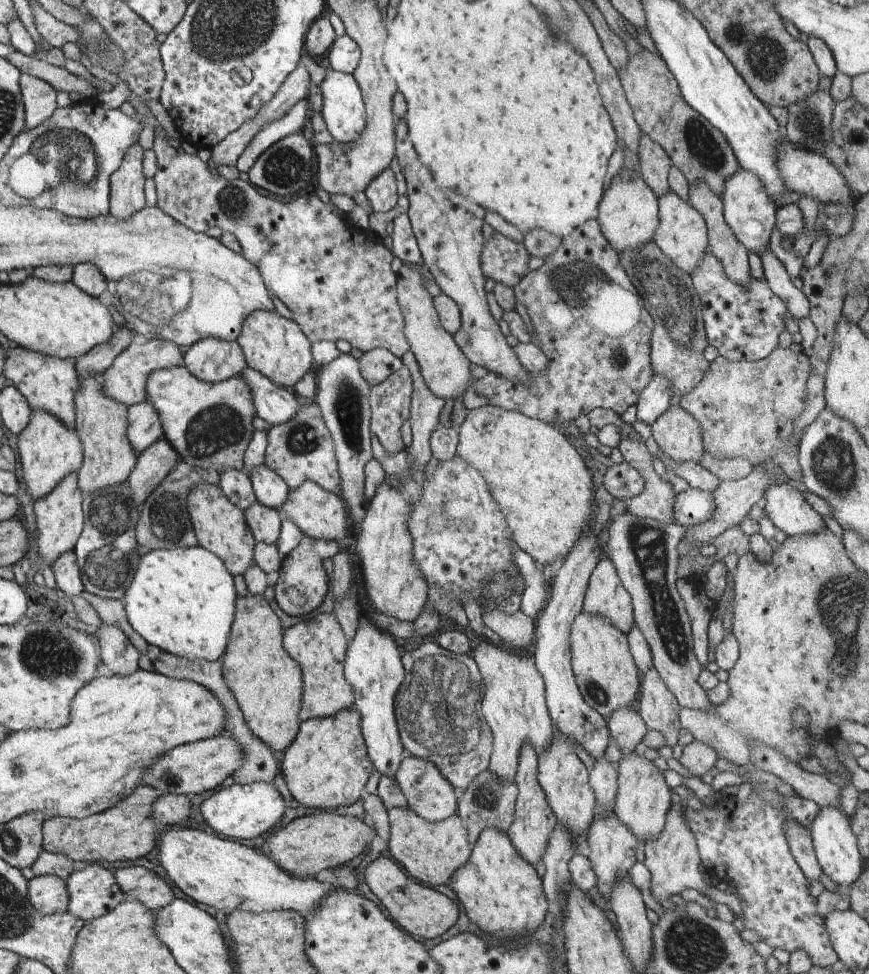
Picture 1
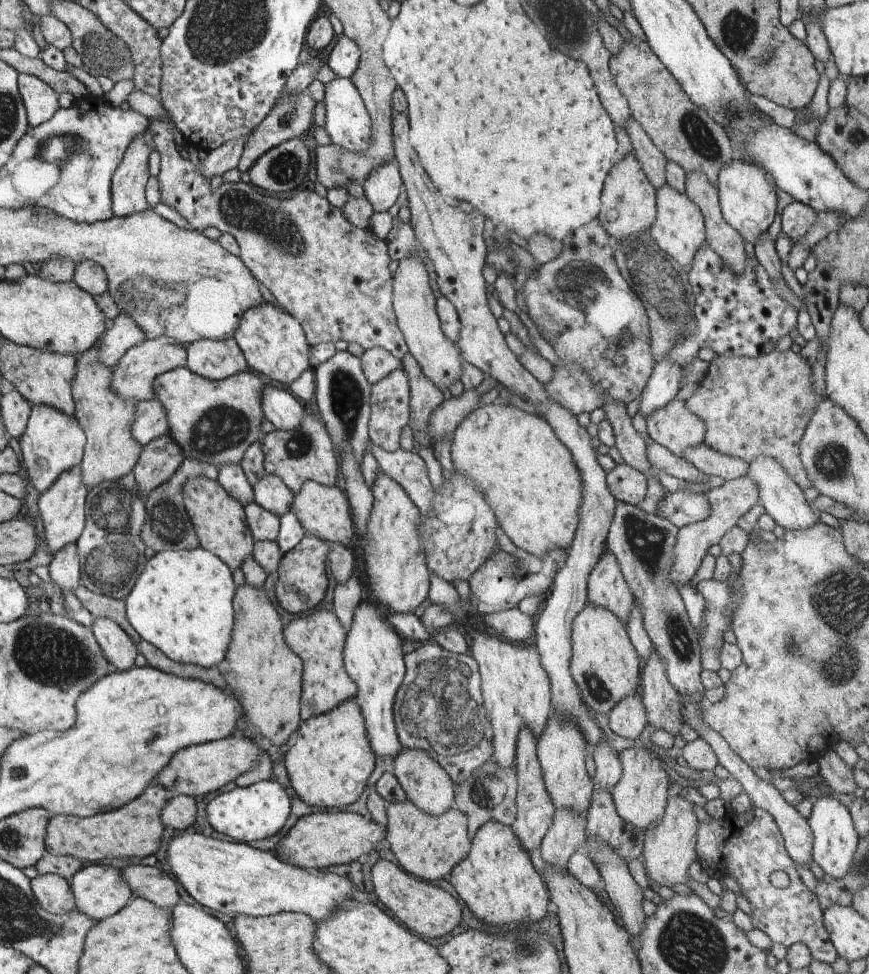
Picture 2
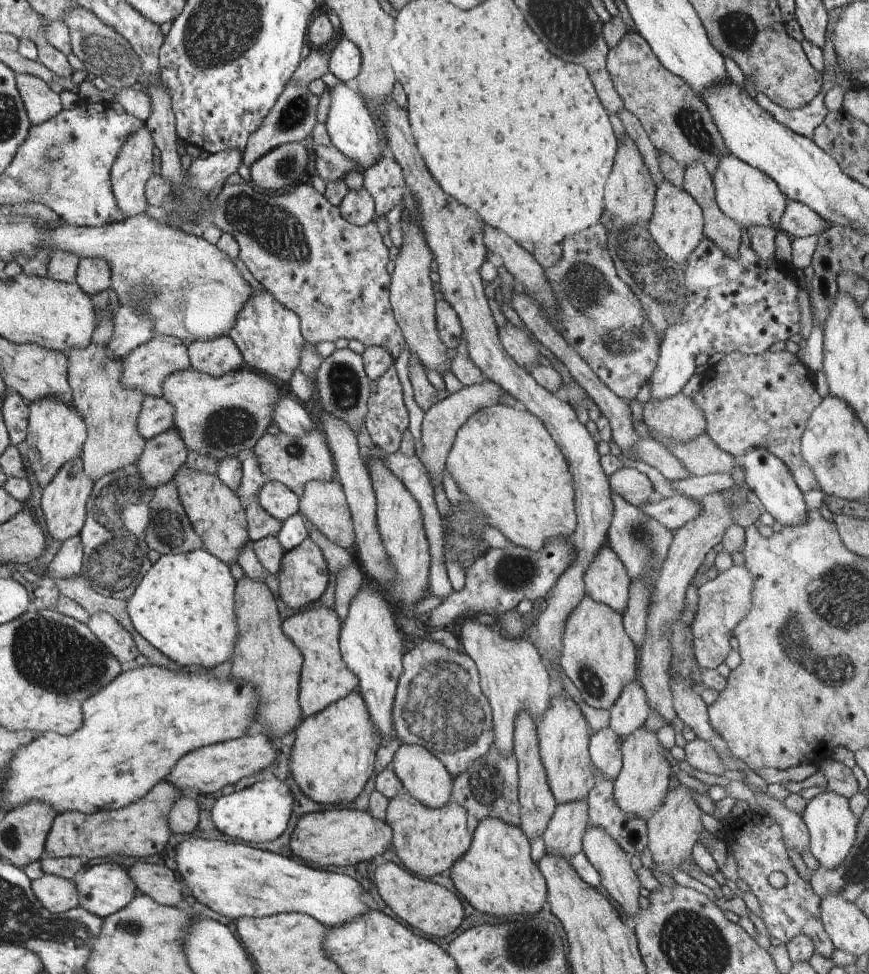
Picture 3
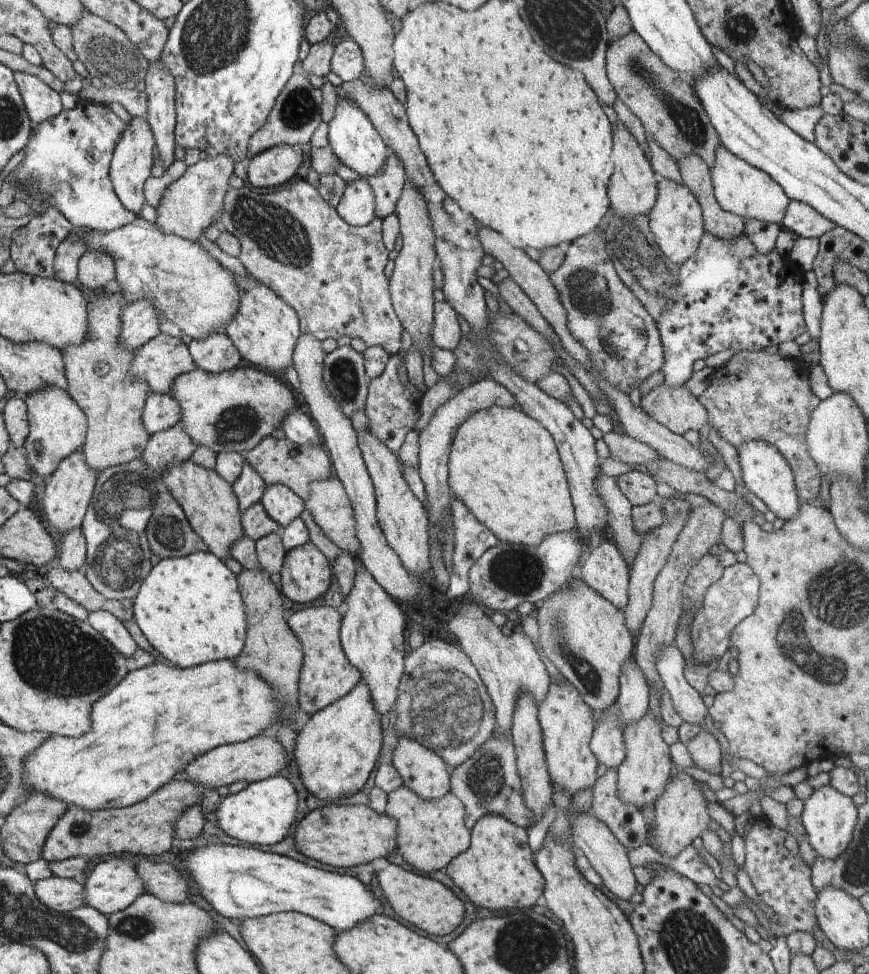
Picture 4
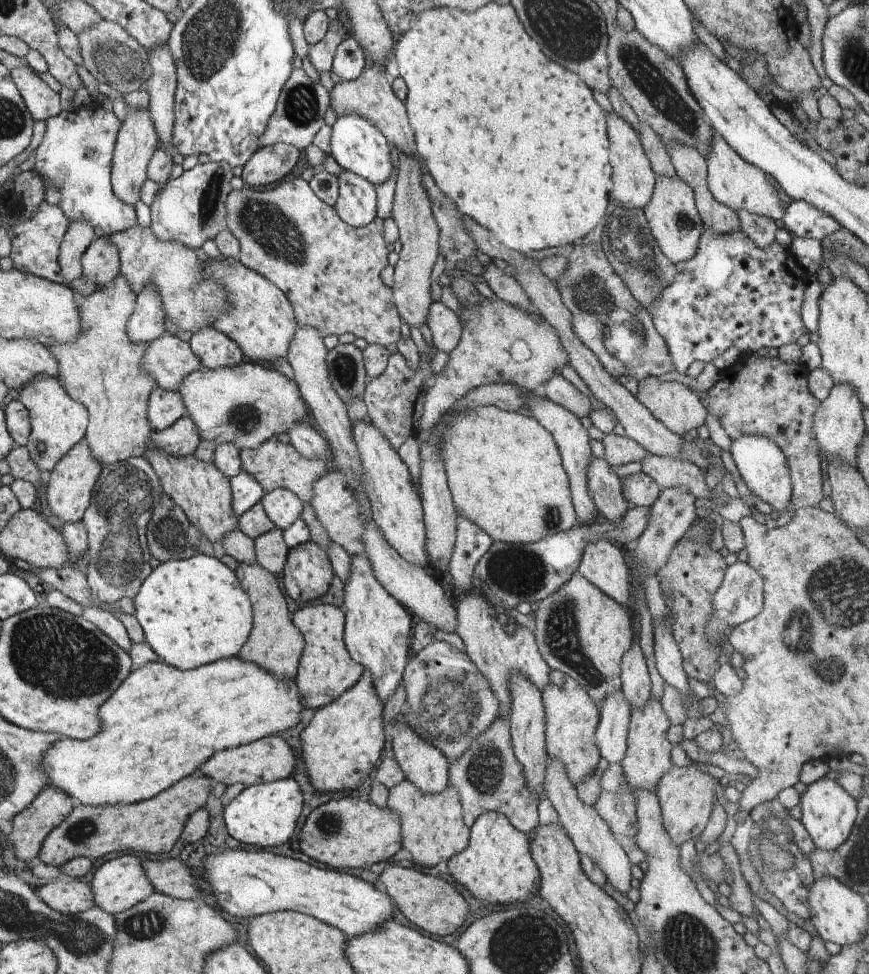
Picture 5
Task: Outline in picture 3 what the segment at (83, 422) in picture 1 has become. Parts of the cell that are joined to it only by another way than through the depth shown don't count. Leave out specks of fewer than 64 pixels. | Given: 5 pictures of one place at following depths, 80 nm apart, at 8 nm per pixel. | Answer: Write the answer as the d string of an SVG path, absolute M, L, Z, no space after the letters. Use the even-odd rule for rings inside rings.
M100 311L99 329L94 340L83 349L70 349L69 382L73 392L73 405L79 410L87 423L87 442L80 454L83 469L95 481L105 474L118 469L134 466L143 456L147 441L139 433L139 414L143 410L145 394L140 389L129 389L121 382L124 358L115 359L107 354L107 344L114 334L114 317L106 311Z

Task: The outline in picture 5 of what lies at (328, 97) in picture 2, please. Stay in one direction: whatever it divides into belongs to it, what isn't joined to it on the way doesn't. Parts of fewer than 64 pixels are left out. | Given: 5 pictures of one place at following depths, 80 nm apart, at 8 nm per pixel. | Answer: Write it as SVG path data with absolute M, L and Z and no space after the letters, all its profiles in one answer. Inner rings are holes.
M358 115L338 117L331 127L331 151L335 161L346 170L361 176L374 186L381 185L395 172L390 159L388 139L369 120Z

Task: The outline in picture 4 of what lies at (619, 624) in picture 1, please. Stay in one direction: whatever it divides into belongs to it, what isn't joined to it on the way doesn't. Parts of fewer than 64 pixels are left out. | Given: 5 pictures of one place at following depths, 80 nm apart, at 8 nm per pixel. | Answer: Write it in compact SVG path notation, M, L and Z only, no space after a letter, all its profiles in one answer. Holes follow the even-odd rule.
M606 537L600 539L588 548L580 566L583 581L624 611L631 569L618 547Z

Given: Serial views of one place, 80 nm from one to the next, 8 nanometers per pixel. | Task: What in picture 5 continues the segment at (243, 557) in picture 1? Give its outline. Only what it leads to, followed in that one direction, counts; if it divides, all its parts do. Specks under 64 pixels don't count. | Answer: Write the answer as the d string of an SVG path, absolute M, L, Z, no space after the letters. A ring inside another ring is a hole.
M147 447L144 457L151 462L150 469L162 484L164 494L178 506L183 507L190 521L203 531L204 537L211 539L219 548L220 542L231 530L238 528L239 518L232 506L231 481L213 462L201 461L196 455L175 457L162 449Z

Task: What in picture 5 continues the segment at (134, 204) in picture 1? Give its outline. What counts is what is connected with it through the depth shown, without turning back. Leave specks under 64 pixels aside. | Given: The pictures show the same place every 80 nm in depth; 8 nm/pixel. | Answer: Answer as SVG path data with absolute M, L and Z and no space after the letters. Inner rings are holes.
M130 107L127 111L123 128L120 129L118 140L115 142L114 166L112 167L111 182L115 193L124 202L136 206L140 198L140 188L147 178L147 168L151 156L156 152L158 137L154 132L154 119L148 109L135 109Z

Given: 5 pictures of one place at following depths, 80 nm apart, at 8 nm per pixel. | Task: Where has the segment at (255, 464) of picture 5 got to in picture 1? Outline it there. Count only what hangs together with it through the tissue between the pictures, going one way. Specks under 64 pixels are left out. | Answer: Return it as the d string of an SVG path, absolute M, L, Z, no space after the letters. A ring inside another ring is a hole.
M312 400L302 401L297 413L287 423L271 426L267 432L267 439L264 466L278 474L290 490L300 488L305 480L314 481L330 492L339 490L341 476L335 444L316 402L314 404Z

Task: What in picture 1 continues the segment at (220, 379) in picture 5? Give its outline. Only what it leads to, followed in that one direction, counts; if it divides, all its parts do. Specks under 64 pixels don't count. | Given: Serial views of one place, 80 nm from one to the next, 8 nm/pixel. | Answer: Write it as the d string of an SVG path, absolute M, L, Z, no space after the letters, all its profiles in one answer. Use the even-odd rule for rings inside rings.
M186 366L155 370L147 380L147 400L160 415L163 436L178 451L180 460L193 467L222 471L235 468L243 470L244 453L255 431L252 418L257 414L253 394L242 375L219 383L207 383L196 378Z

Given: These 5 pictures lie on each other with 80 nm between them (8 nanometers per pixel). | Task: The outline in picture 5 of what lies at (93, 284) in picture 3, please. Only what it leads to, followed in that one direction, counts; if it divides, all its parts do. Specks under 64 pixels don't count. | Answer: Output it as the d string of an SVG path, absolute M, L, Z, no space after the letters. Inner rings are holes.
M112 235L95 237L83 254L83 276L98 286L105 286L120 275L119 247L111 240Z

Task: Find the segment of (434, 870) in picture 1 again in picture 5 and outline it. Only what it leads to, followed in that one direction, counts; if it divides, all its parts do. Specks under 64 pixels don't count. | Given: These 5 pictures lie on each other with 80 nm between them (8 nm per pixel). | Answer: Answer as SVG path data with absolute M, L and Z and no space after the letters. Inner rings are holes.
M404 779L389 790L387 807L400 813L403 854L420 866L435 866L439 862L448 861L450 857L462 852L469 843L470 828L463 819L461 796L455 786L448 785L439 793L425 793L414 786L408 779Z

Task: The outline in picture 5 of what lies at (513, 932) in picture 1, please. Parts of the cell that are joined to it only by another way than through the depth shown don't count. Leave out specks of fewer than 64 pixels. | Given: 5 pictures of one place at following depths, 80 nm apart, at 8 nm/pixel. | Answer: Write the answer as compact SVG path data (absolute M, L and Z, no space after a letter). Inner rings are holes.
M490 811L481 814L470 827L468 846L449 858L447 872L478 900L500 906L524 902L539 894L541 883L541 874L529 841L529 837L516 830L504 813Z

